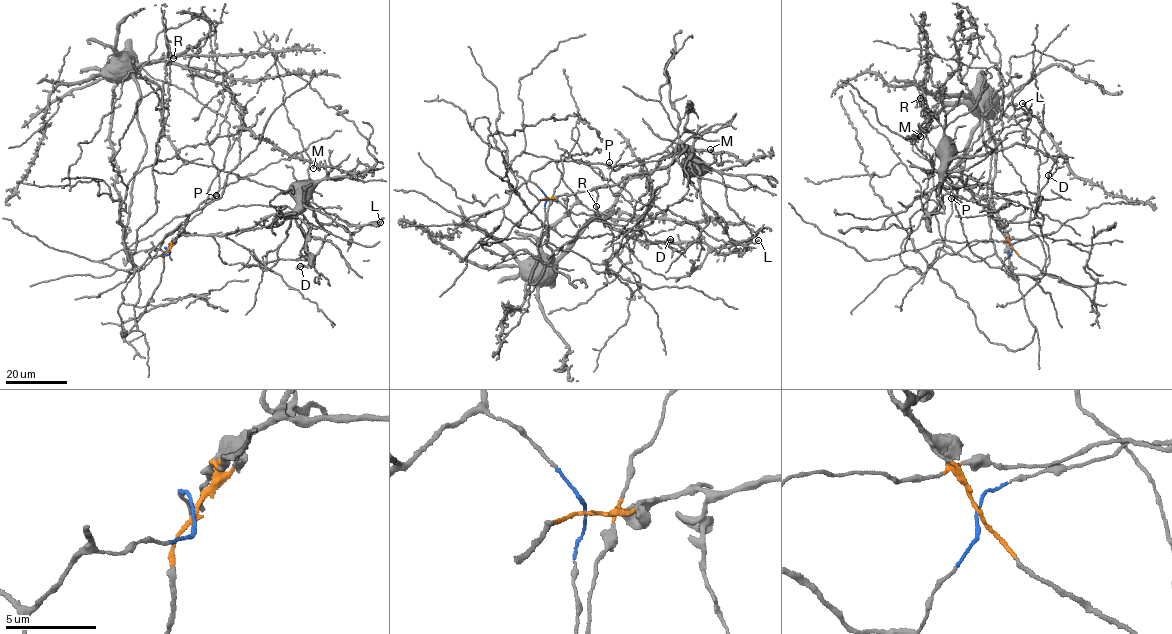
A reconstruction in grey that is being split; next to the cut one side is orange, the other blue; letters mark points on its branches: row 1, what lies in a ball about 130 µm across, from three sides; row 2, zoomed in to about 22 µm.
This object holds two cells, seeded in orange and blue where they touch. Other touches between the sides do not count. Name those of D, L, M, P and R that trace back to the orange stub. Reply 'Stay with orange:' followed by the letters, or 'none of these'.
Stay with orange: D, L

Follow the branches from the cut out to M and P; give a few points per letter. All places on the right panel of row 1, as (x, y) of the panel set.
M: (1011, 247), (1001, 267), (990, 266), (971, 251), (956, 210), (956, 191), (910, 140), (918, 131), (920, 136)
P: (1011, 247), (1003, 265), (998, 267), (990, 266), (975, 255), (956, 210), (956, 197), (950, 198)

